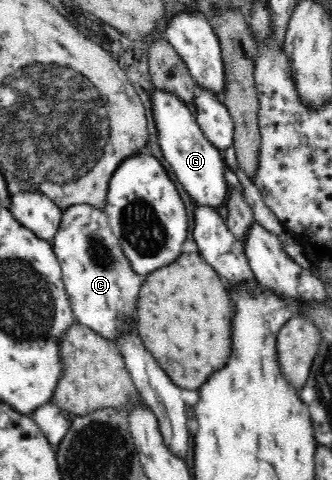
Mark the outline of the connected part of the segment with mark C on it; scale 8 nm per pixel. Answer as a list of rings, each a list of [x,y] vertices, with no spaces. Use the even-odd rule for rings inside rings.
[[[86,204],[71,206],[62,215],[59,231],[51,245],[62,270],[75,322],[118,347],[119,340],[133,322],[143,282],[111,231],[107,214]]]

